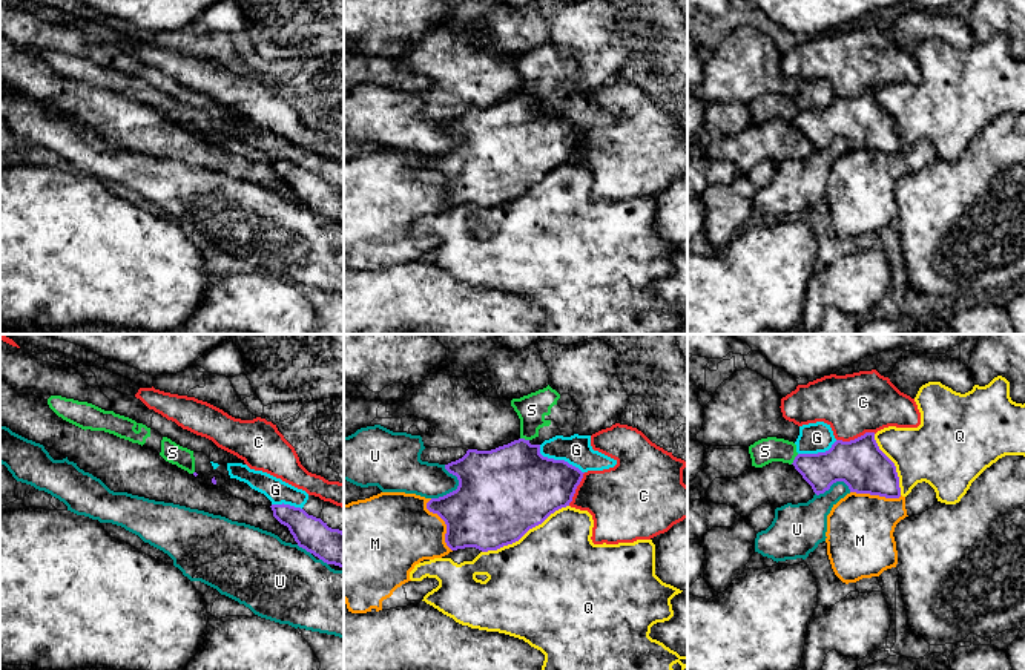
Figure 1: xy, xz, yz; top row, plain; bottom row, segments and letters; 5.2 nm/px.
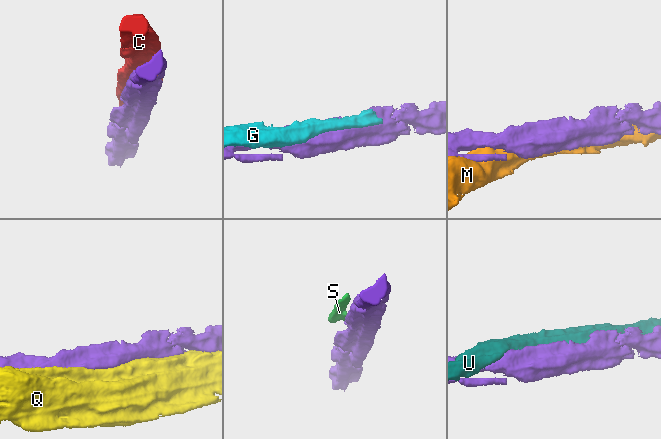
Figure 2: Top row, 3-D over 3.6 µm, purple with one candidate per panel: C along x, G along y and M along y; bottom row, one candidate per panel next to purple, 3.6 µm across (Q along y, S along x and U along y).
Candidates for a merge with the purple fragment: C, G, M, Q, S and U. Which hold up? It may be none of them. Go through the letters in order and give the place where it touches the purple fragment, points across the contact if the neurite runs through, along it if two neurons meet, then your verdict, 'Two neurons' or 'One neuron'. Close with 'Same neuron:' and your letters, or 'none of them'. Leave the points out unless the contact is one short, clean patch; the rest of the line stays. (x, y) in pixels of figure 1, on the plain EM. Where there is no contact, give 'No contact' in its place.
C: Touches purple at yz (855, 95). Two neurons
G: Touches purple at xz (559, 117). Two neurons
M: Touches purple at xz (445, 180). Two neurons
Q: Touches purple at xz (525, 189). Two neurons
S: Touches purple at yz (795, 115). Boundary: yz (798, 111), (790, 120). Two neurons
U: Touches purple at xz (458, 144). Two neurons
Same neuron: none of them

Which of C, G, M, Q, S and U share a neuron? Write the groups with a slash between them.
C / G S / M / Q / U

